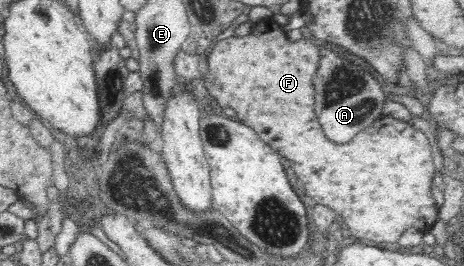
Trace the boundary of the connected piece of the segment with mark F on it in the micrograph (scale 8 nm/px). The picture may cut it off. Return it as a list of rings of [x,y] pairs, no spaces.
[[[263,19],[254,23],[251,33],[237,37],[230,36],[228,38],[219,40],[211,49],[207,52],[207,61],[209,63],[209,73],[205,77],[205,87],[210,94],[215,97],[217,103],[221,107],[231,107],[236,111],[236,116],[239,120],[246,123],[249,127],[253,128],[259,137],[267,142],[273,150],[279,155],[285,157],[291,162],[291,166],[299,178],[303,181],[304,187],[307,190],[311,199],[315,199],[316,205],[322,205],[327,209],[330,209],[336,219],[341,221],[346,229],[346,234],[351,234],[361,245],[368,245],[369,247],[375,247],[375,245],[381,245],[381,243],[395,243],[399,241],[399,238],[405,231],[414,229],[415,231],[427,232],[429,229],[433,229],[435,221],[437,221],[437,215],[439,215],[439,208],[435,203],[435,197],[431,196],[431,189],[433,189],[433,173],[435,169],[435,163],[433,162],[433,149],[429,139],[425,136],[425,133],[419,129],[415,129],[409,122],[395,119],[392,116],[383,116],[367,127],[367,131],[363,133],[357,133],[349,143],[345,145],[337,145],[331,143],[322,134],[320,123],[318,122],[316,113],[314,112],[313,103],[315,103],[315,93],[313,93],[313,79],[317,75],[317,69],[321,66],[321,54],[320,48],[314,44],[314,41],[310,42],[306,38],[301,38],[297,41],[290,41],[286,35],[286,32],[282,30],[282,26],[279,25],[274,19]]]

